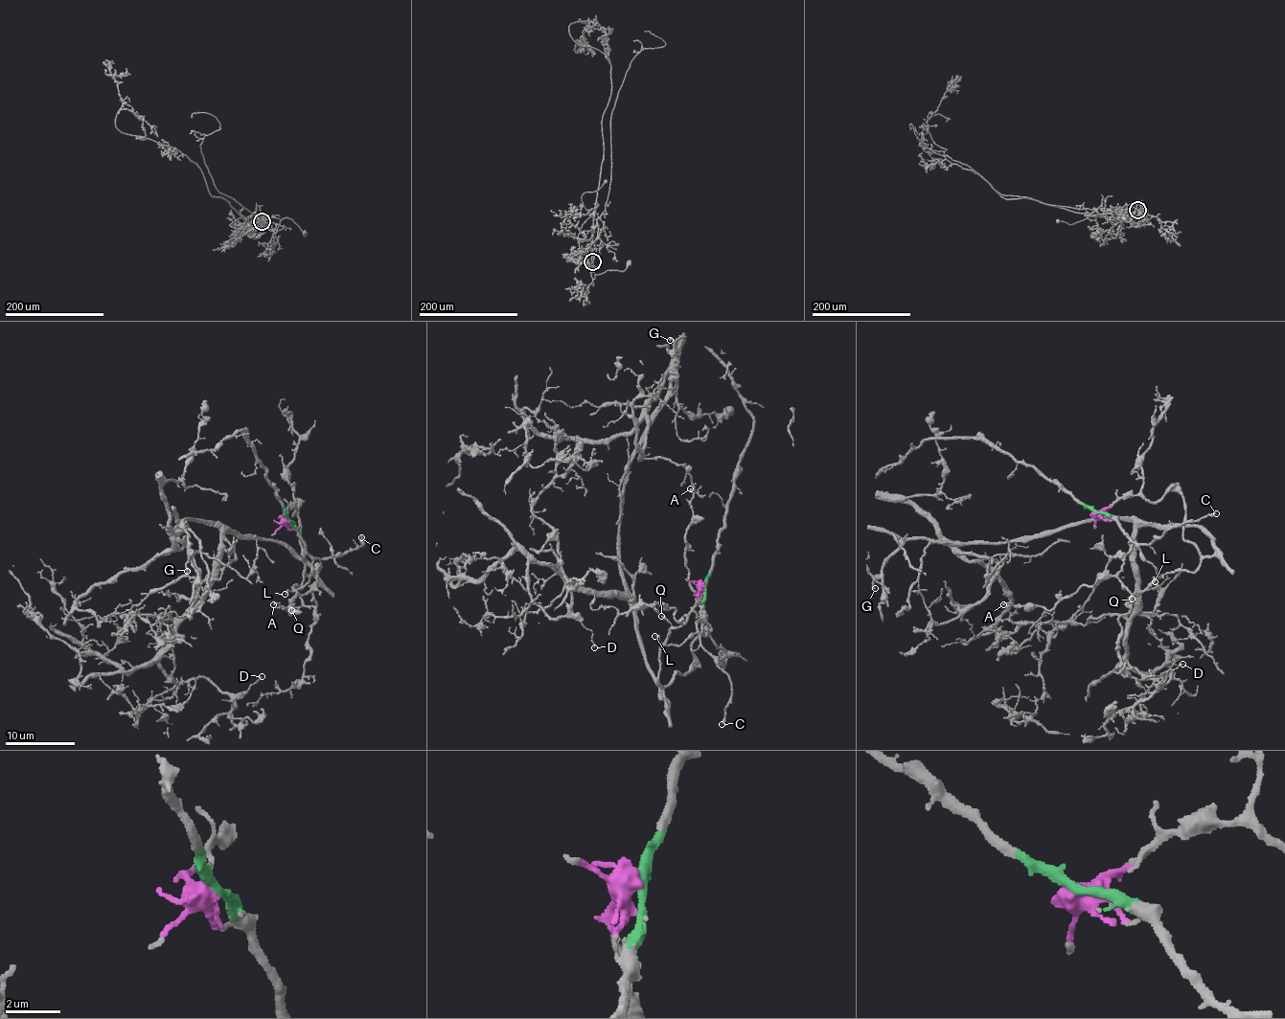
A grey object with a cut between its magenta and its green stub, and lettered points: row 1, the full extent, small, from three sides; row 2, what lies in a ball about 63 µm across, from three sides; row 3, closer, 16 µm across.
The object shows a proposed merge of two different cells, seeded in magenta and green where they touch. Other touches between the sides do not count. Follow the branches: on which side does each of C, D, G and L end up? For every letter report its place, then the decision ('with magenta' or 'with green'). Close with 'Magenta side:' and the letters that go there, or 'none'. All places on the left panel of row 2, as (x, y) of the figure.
C: (361, 537) | with green
D: (262, 676) | with magenta
G: (187, 571) | with magenta
L: (285, 594) | with green
Magenta side: D, G

